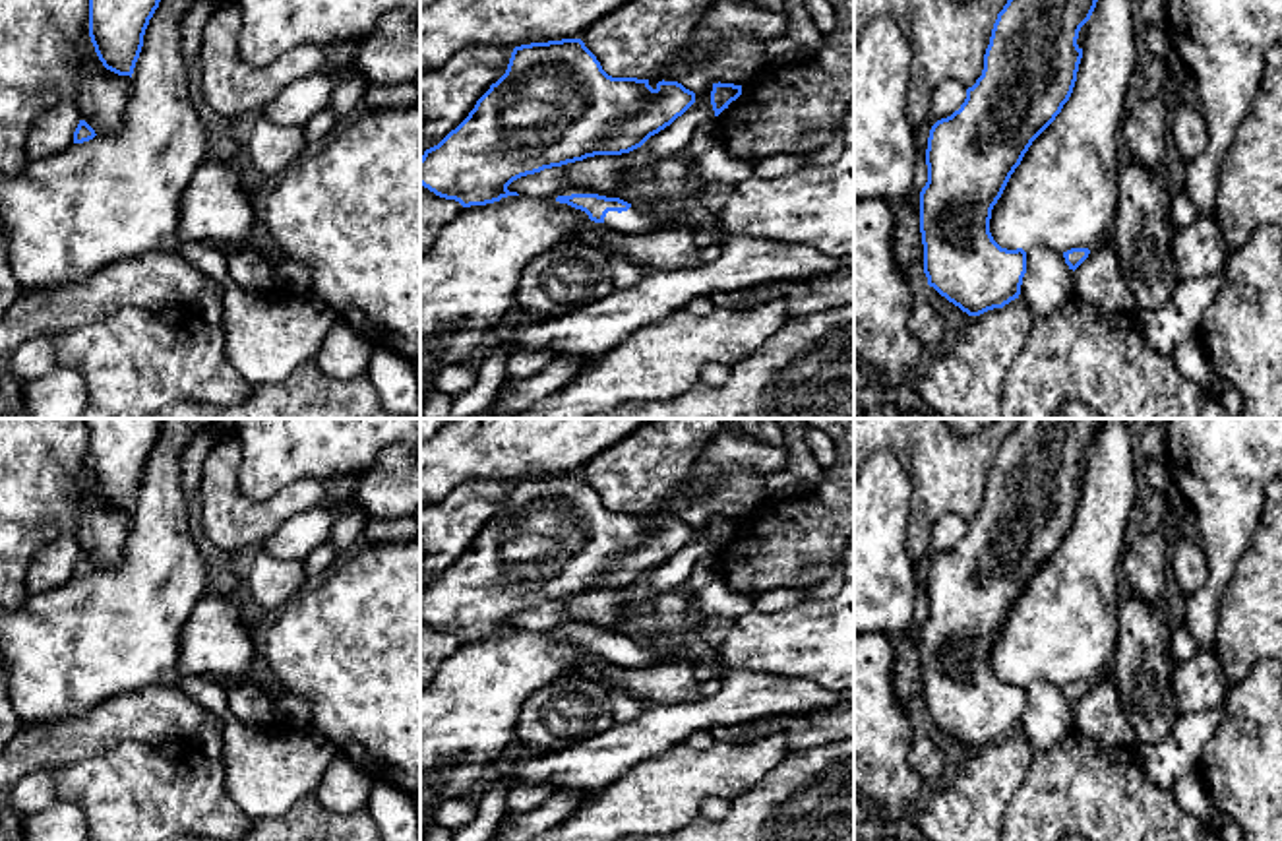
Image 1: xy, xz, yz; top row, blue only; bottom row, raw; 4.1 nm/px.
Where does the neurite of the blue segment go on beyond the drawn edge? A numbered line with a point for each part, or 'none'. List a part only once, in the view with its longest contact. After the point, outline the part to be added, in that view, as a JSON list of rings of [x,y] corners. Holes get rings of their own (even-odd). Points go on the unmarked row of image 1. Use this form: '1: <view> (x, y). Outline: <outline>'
1: xz (638, 655). Outline: [[[631,639],[627,645],[608,645],[606,659],[616,661],[622,667],[649,669],[658,663],[658,657],[641,641]]]

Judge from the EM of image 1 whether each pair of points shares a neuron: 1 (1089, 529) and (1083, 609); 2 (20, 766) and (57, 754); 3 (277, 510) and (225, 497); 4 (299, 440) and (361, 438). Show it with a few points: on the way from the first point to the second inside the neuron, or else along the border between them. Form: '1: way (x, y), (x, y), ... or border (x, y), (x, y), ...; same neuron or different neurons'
1: way (1089, 549), (1089, 559), (1079, 576), (1079, 590); same neuron
2: way (30, 756), (47, 754); same neuron
3: way (264, 510), (239, 510); same neuron
4: way (314, 438), (345, 438); same neuron

